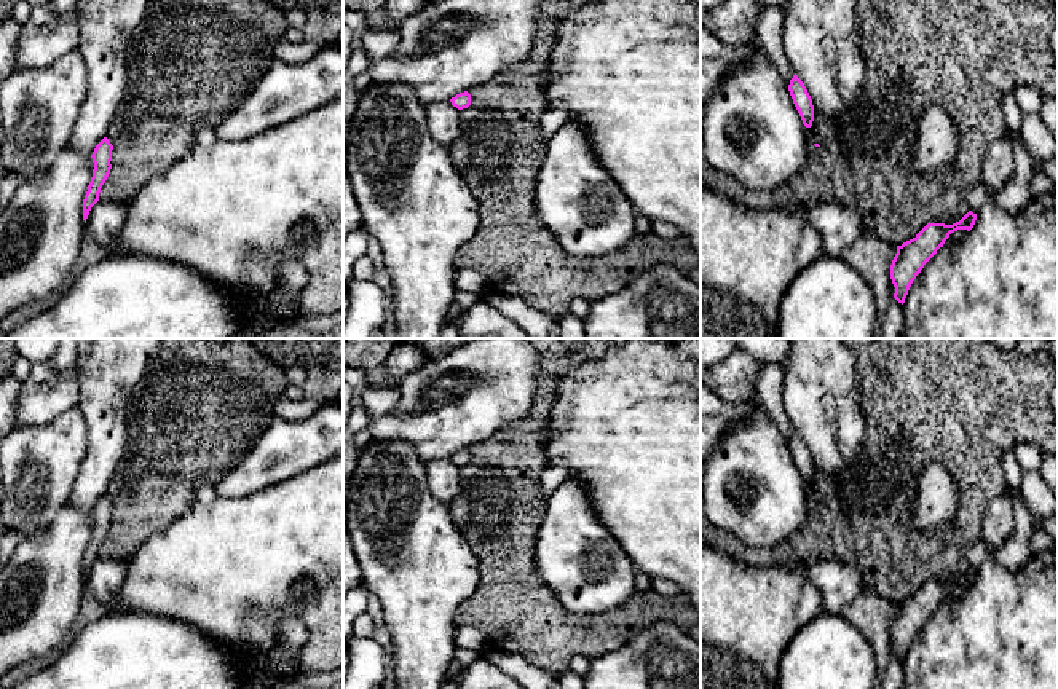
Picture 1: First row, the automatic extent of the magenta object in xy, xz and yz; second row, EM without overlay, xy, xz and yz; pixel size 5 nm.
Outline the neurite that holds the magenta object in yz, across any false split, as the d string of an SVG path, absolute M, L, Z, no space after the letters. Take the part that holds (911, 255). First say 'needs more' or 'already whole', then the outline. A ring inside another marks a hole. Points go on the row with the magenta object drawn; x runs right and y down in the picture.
already whole; M969 211L953 225L927 223L913 239L897 246L897 254L890 265L890 279L895 287L894 298L905 303L908 290L924 265L943 247L951 233L957 230L970 231L977 214Z

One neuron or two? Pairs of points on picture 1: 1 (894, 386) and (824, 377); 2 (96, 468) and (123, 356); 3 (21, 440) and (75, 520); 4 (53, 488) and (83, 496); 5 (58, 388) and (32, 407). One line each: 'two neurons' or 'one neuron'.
1: two neurons
2: one neuron
3: two neurons
4: two neurons
5: one neuron

